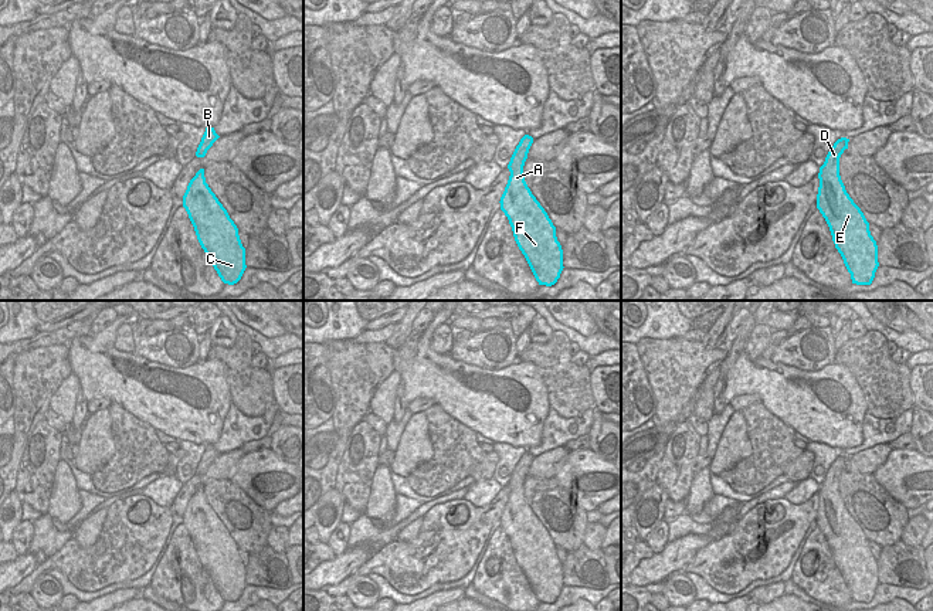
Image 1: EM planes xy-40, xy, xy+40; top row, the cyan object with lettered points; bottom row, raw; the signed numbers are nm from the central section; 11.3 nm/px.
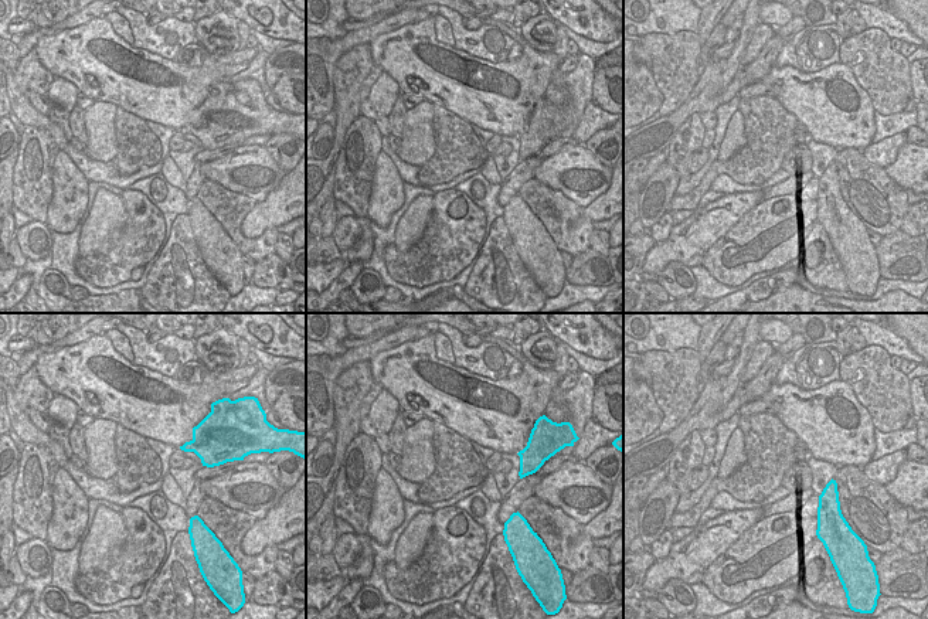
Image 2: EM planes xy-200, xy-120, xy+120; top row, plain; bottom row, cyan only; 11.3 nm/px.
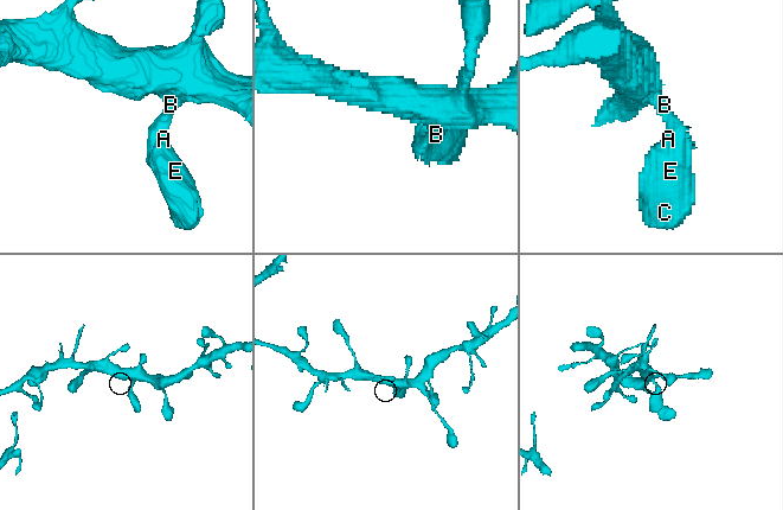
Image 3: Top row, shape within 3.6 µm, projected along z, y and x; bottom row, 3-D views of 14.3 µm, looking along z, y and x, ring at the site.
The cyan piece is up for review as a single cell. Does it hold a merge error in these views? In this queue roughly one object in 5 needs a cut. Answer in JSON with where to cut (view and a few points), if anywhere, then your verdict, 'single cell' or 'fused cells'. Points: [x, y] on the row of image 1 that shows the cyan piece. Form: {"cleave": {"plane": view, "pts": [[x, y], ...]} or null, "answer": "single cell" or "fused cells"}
{"cleave": null, "answer": "single cell"}

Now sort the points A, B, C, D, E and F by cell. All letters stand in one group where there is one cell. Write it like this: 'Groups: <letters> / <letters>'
Groups: A B C D E F

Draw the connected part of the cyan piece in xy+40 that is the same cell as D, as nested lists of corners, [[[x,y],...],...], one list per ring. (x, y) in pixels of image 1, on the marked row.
[[[841,138],[820,167],[817,208],[825,218],[835,248],[851,274],[852,284],[871,285],[879,267],[878,245],[861,208],[845,190],[839,176],[839,157],[849,139]]]

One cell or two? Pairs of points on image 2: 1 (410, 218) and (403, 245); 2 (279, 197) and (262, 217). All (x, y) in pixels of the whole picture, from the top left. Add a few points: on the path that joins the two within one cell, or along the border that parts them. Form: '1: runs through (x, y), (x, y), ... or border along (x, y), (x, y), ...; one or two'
1: runs through (410, 225), (405, 238); one
2: runs through (278, 201), (267, 213); one

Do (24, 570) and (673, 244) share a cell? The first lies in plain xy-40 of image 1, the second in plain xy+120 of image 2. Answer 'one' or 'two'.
one

